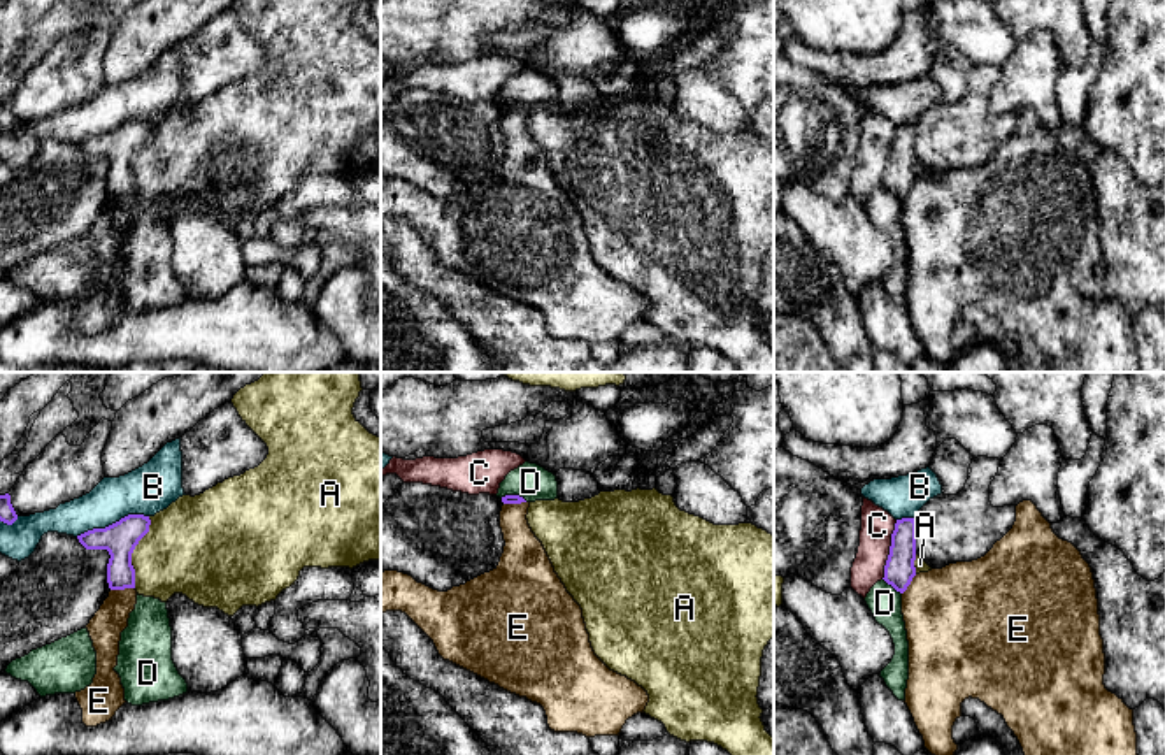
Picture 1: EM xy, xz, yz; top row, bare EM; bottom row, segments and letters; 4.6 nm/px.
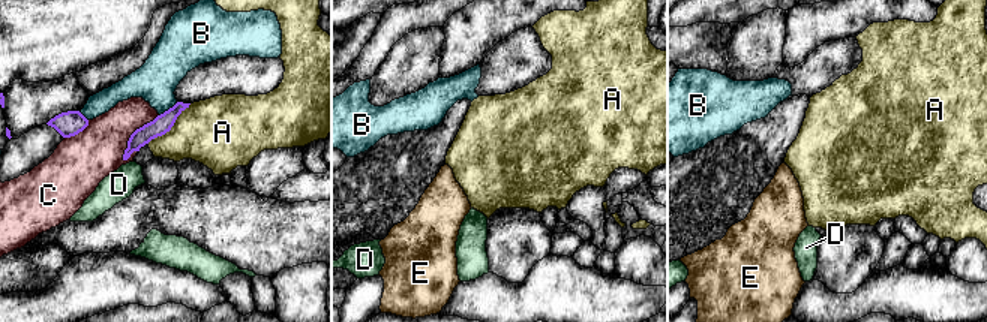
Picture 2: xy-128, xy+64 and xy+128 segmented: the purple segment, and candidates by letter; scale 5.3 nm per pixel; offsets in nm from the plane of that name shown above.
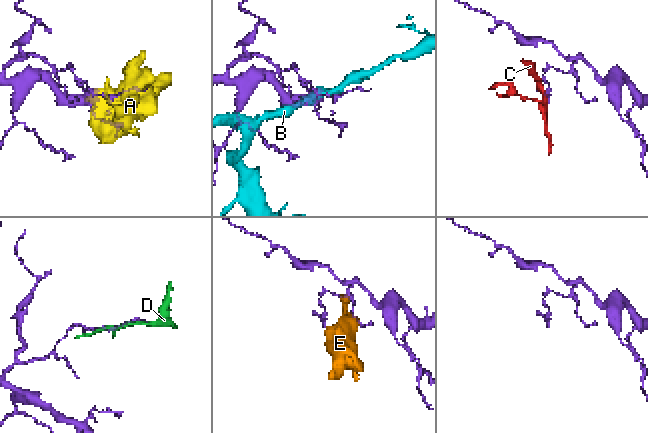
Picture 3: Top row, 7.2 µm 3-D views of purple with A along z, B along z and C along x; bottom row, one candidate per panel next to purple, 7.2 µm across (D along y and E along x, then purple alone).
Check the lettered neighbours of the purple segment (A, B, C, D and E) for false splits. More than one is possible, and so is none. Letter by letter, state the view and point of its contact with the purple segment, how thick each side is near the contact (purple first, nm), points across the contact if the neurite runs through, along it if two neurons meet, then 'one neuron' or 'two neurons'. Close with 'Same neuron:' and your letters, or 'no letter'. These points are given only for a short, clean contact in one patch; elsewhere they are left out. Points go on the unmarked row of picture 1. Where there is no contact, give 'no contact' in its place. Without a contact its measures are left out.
A: meets purple in xy at (132, 158); 160 nm thick on the purple side, 400 nm on the other; two neurons
B: meets purple in xy at (113, 130); 160 nm thick on the purple side, 220 nm on the other; two neurons
C: meets purple in yz at (890, 157); 140 nm thick on the purple side, 150 nm on the other; two neurons
D: meets purple in yz at (892, 192); 140 nm thick on the purple side, 150 nm on the other; border along yz (883, 185), (900, 201); two neurons
E: meets purple in xy at (121, 195); 160 nm thick on the purple side, 150 nm on the other; border along xy (134, 194), (111, 197); two neurons
Same neuron: no letter

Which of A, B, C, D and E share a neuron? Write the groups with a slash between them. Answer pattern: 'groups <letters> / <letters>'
groups A / B / C / D / E

